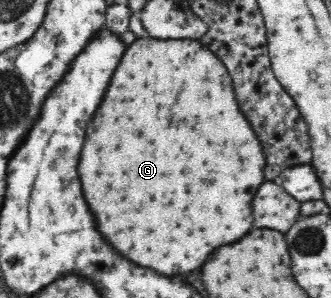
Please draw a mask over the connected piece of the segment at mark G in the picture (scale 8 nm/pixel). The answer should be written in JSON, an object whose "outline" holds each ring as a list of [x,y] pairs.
{"outline":[[[148,35],[136,37],[133,43],[127,45],[120,65],[112,75],[104,101],[88,125],[88,137],[86,137],[82,159],[80,159],[80,179],[84,185],[84,195],[92,205],[92,211],[98,213],[96,219],[100,223],[100,231],[104,233],[104,237],[108,237],[108,241],[112,241],[112,245],[116,245],[116,249],[120,249],[128,259],[140,265],[152,267],[158,273],[174,275],[174,273],[186,273],[194,267],[200,267],[208,259],[208,253],[212,253],[212,249],[220,247],[222,243],[232,243],[240,239],[244,233],[248,233],[248,229],[252,229],[252,199],[256,189],[264,181],[262,171],[264,171],[264,155],[262,155],[260,143],[256,141],[254,131],[250,129],[246,117],[240,113],[236,105],[232,77],[226,65],[208,47],[204,47],[200,39],[164,39]]]}

